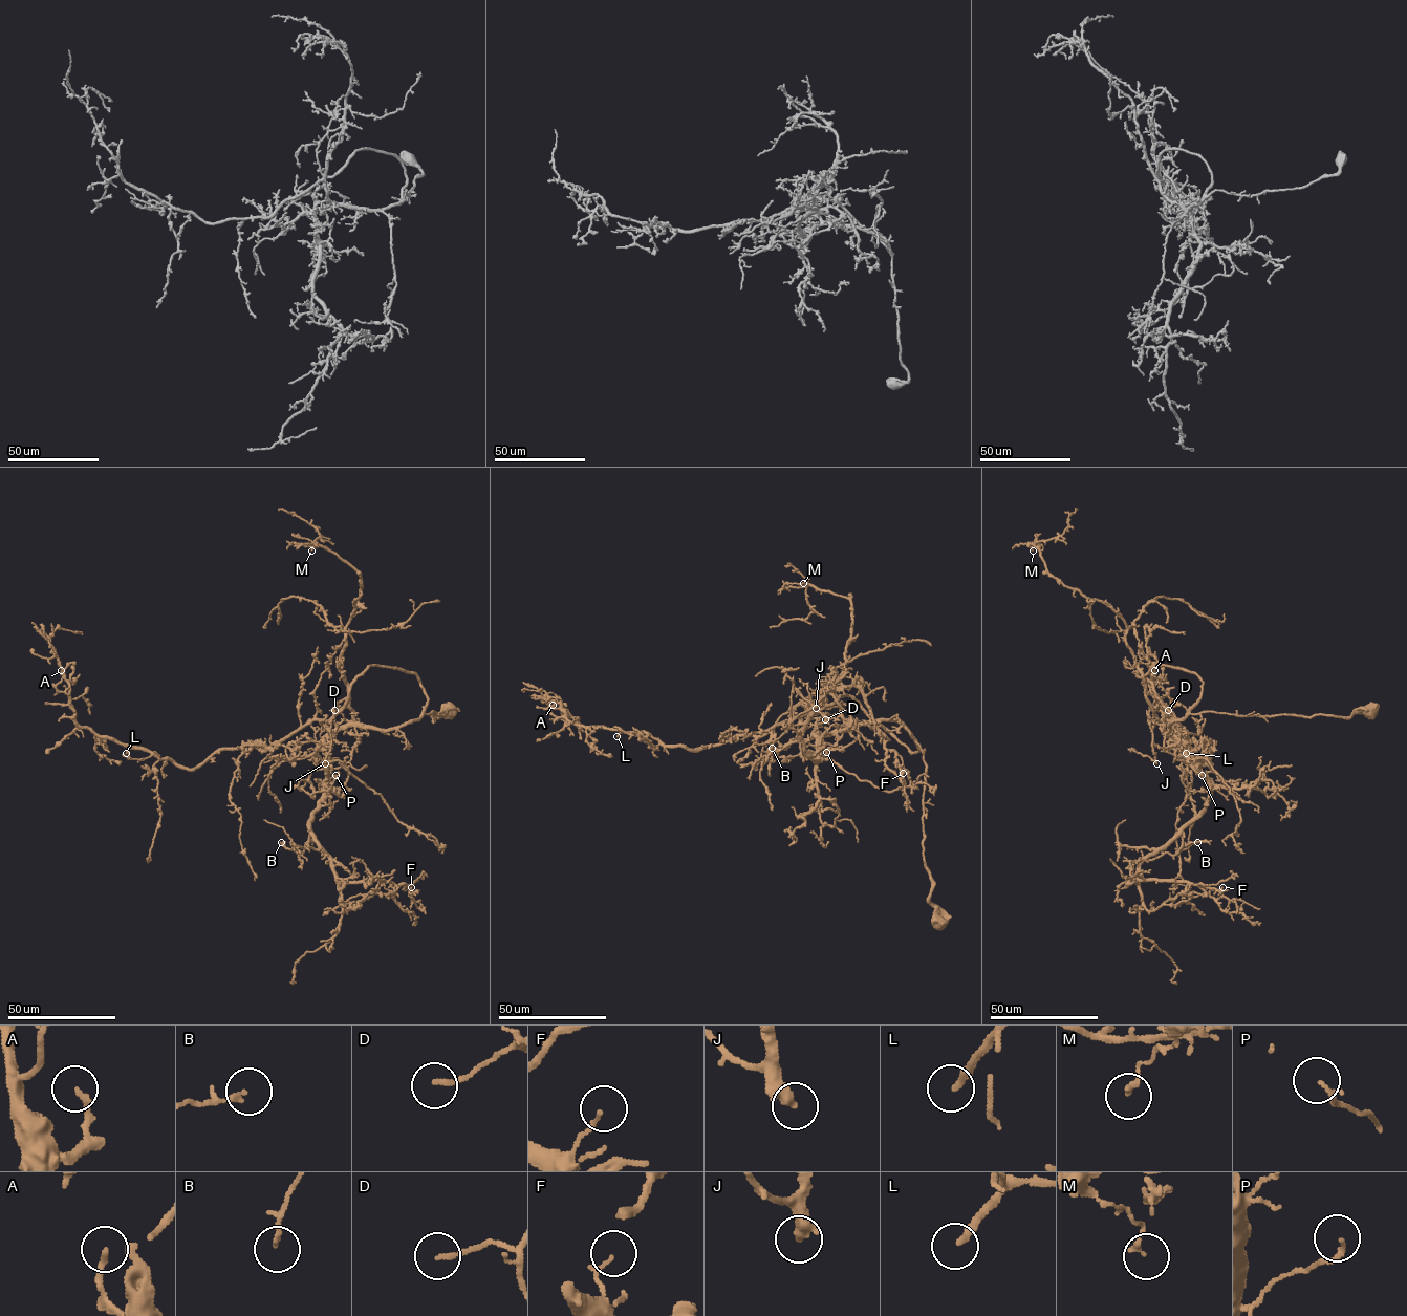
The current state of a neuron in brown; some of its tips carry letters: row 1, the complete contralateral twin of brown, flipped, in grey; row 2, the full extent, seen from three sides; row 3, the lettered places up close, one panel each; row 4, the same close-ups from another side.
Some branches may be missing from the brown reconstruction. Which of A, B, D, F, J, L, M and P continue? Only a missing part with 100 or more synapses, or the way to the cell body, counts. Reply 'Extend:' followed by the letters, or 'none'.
Extend: L

